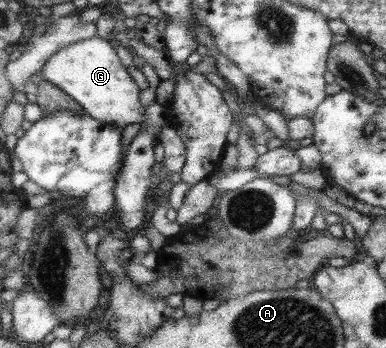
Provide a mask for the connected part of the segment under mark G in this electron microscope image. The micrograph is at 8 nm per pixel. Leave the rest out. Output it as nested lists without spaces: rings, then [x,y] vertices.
[[[96,35],[54,51],[39,73],[44,80],[70,96],[86,115],[96,121],[116,126],[122,131],[125,125],[140,123],[144,119],[138,86],[128,75],[127,68],[120,64],[114,46]]]

